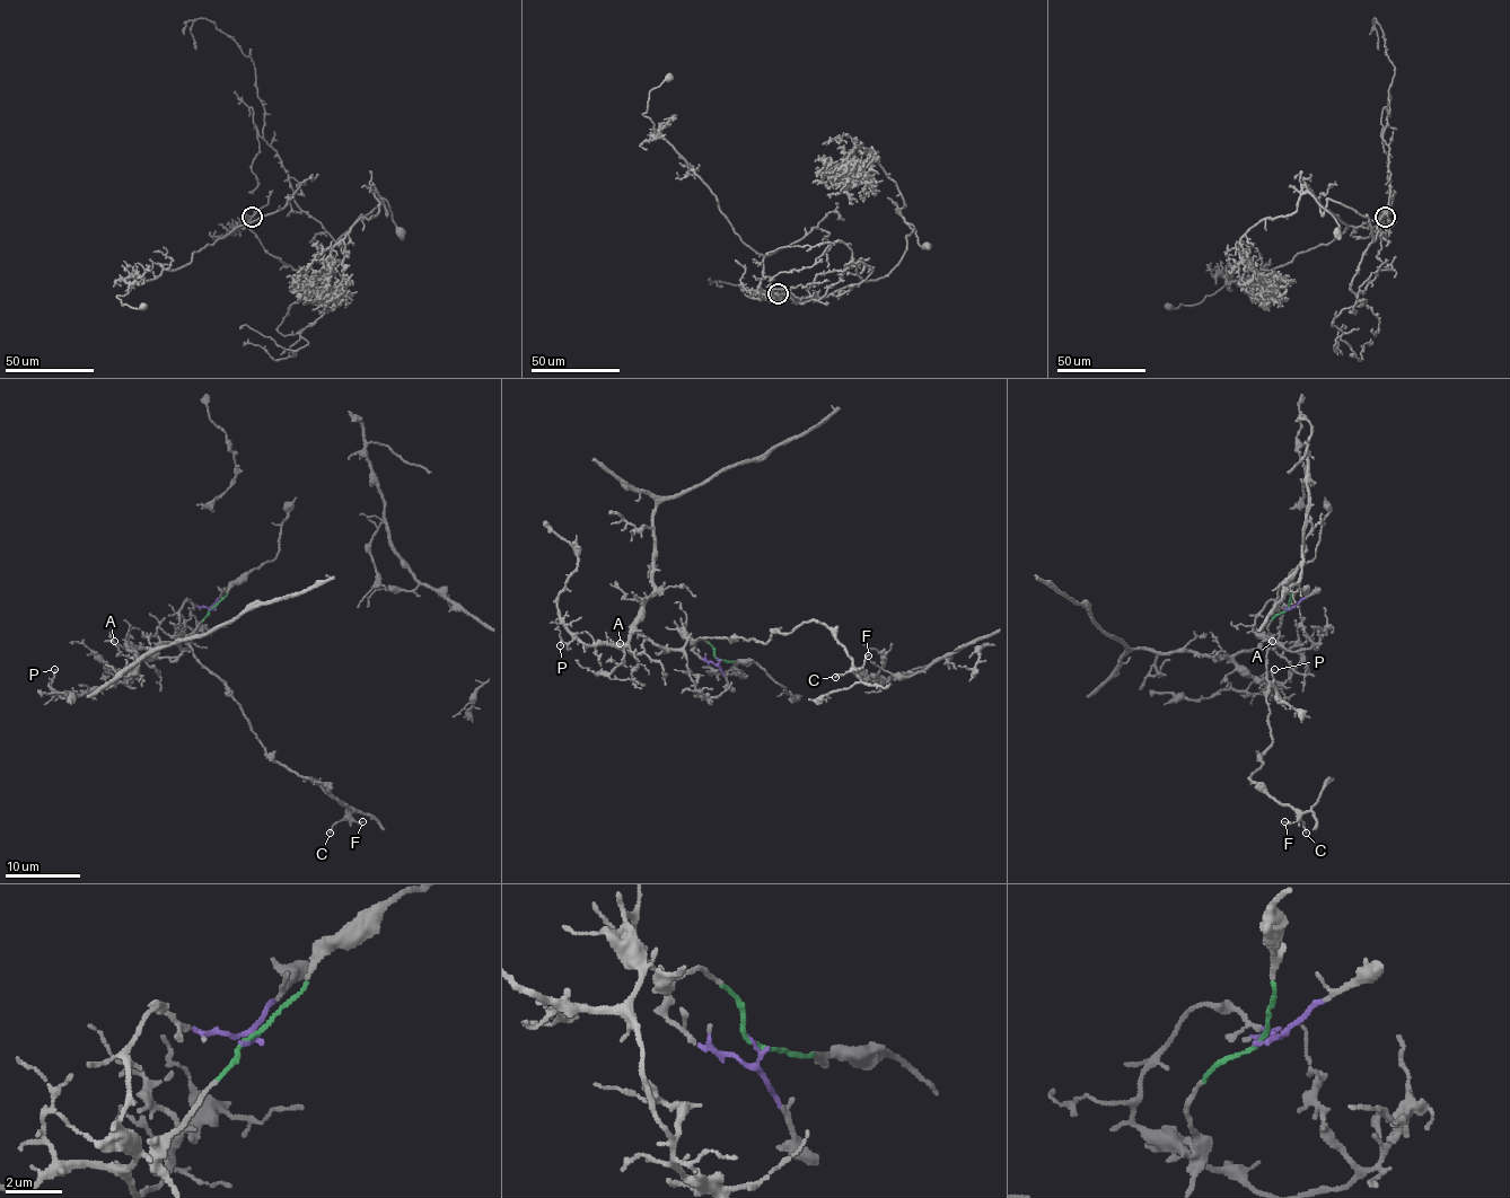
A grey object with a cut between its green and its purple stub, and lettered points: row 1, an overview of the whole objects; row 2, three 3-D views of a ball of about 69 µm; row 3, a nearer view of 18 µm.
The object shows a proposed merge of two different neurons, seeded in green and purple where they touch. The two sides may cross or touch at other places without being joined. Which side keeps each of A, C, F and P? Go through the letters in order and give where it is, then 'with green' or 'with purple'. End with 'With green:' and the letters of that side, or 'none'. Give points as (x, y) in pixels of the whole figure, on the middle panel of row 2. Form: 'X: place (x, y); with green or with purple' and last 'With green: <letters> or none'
A: place (620, 643); with purple
C: place (835, 677); with green
F: place (868, 655); with green
P: place (560, 645); with purple
With green: C, F

